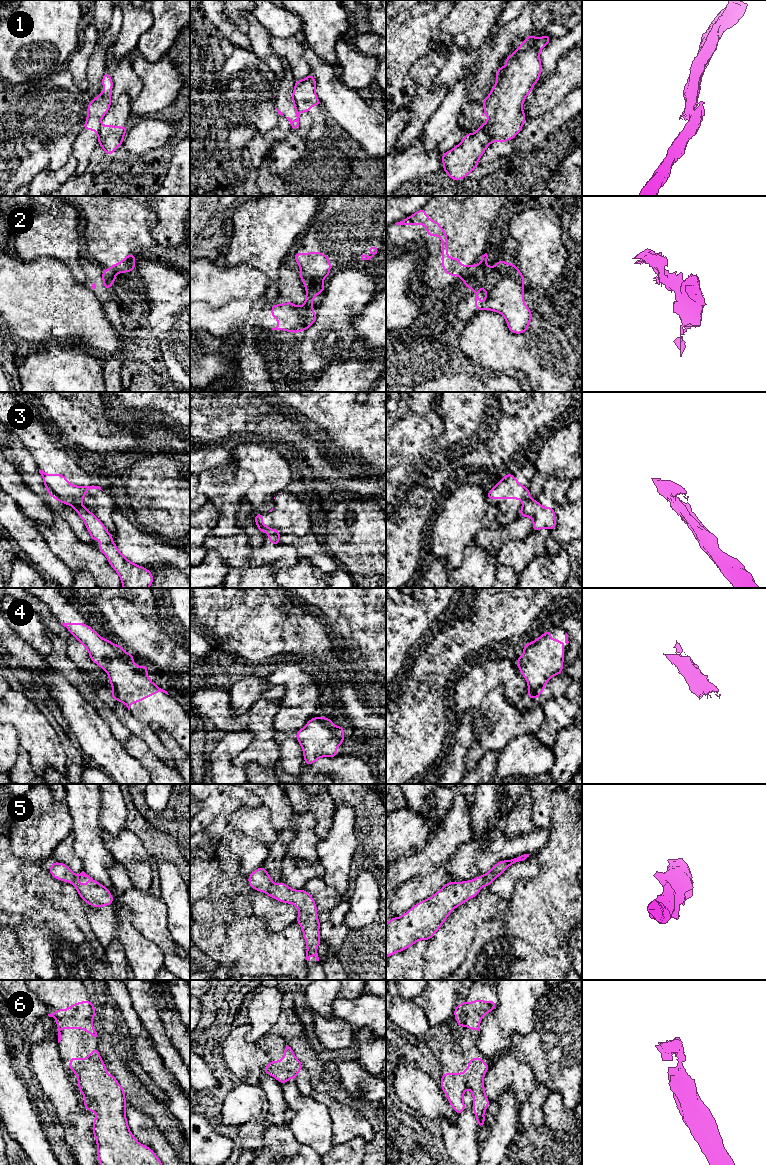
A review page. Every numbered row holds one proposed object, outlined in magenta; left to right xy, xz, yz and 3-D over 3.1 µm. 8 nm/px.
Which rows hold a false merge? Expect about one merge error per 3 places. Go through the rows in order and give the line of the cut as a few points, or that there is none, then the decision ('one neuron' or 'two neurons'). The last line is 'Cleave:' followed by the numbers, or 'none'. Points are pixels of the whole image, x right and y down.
1: cut in xz along (292, 93), (294, 103), (300, 111); two neurons
2: cut in xz along (301, 270), (314, 280), (320, 281); two neurons
3: cut in xy along (79, 501), (76, 501), (72, 506); two neurons
4: no cut; one neuron
5: no cut; one neuron
6: no cut; one neuron
Cleave: 1, 2, 3

